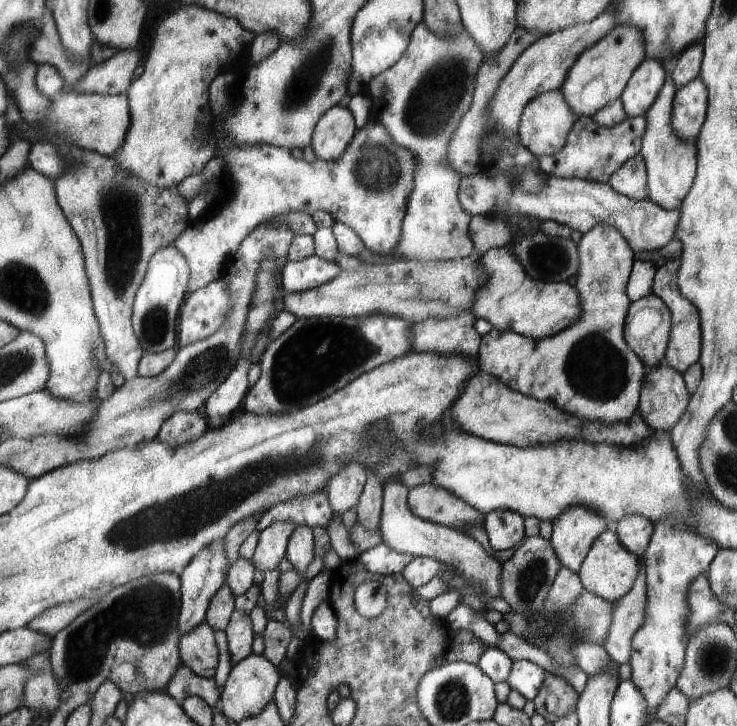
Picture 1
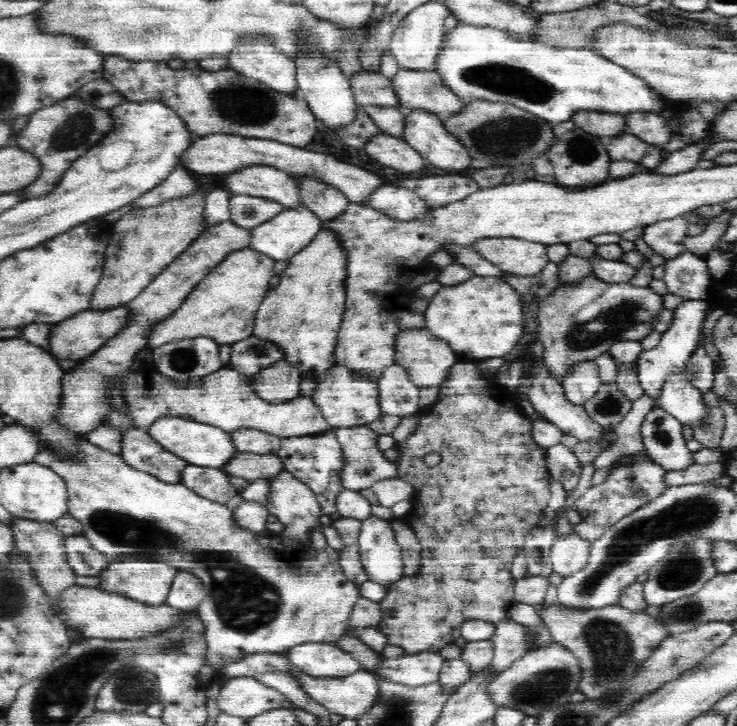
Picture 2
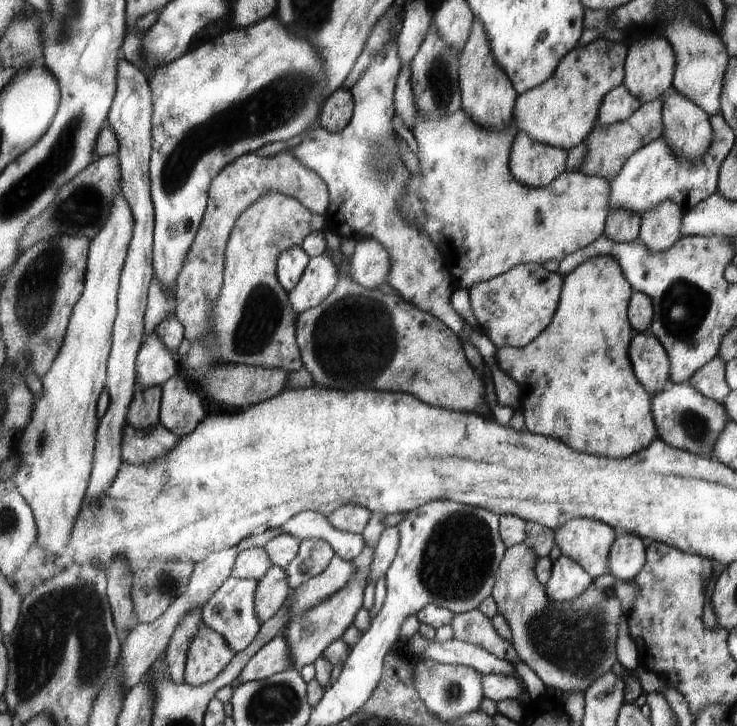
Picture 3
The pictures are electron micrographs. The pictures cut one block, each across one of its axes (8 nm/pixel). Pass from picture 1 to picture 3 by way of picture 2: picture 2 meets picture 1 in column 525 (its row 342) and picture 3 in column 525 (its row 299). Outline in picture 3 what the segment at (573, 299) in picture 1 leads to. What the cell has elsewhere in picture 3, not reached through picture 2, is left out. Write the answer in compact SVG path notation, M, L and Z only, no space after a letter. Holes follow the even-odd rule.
M538 264L519 265L492 281L471 287L468 289L470 303L478 322L478 331L498 349L522 349L539 337L553 321L560 305L562 288L564 278Z

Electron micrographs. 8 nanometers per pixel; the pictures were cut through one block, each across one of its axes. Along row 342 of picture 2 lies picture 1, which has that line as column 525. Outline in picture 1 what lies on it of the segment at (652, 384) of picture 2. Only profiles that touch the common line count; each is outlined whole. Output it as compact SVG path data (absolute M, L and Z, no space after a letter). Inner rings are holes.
M522 659L513 662L507 683L510 688L522 694L526 700L535 700L546 675L547 671L540 665Z

